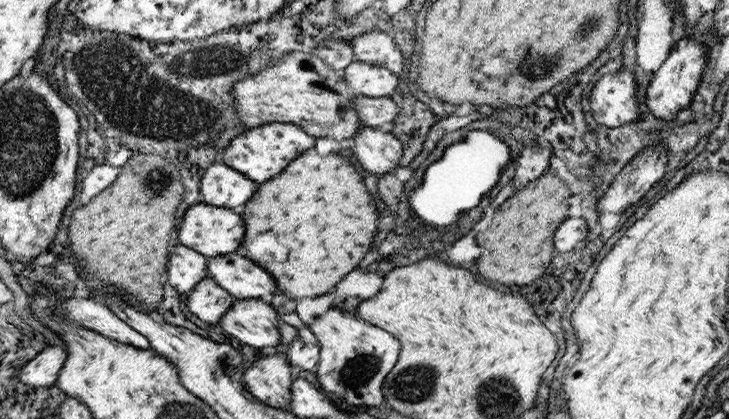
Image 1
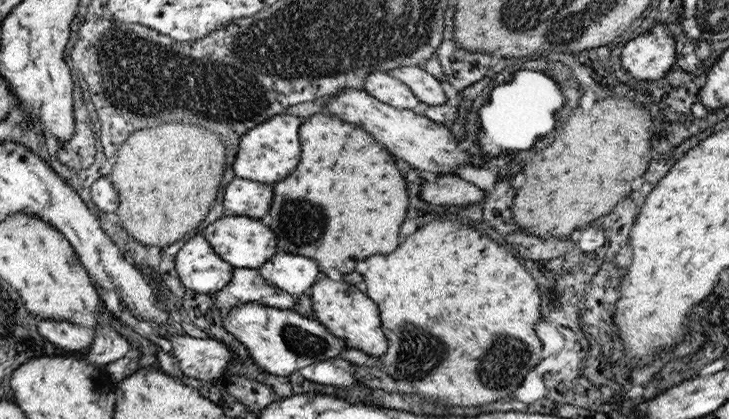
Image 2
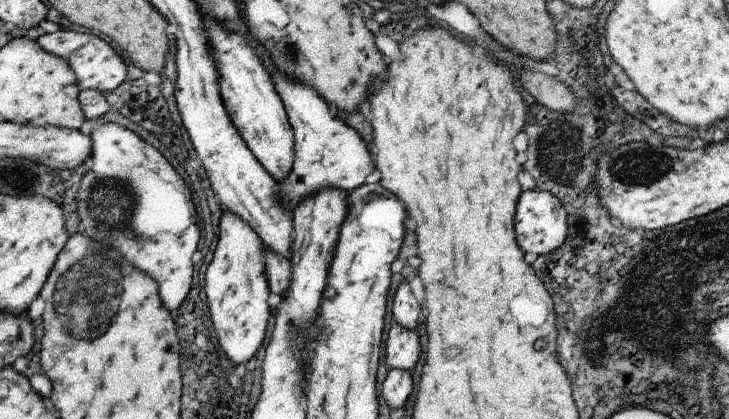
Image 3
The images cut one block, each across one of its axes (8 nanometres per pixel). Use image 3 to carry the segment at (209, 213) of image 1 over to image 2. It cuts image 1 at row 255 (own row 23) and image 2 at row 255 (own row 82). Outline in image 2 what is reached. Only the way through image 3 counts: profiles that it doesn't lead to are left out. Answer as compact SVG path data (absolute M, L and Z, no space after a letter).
M223 214L223 218L219 218L213 224L209 224L201 232L201 236L233 268L251 268L251 270L257 270L265 262L269 262L275 256L275 252L277 252L277 242L275 242L277 236L275 236L275 232L269 226L263 226L261 222L265 222L265 220L253 220L253 218L247 218L247 216L229 216L229 214Z

